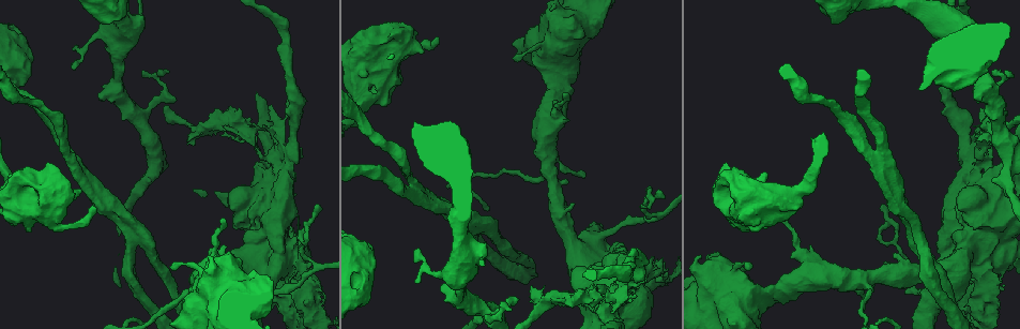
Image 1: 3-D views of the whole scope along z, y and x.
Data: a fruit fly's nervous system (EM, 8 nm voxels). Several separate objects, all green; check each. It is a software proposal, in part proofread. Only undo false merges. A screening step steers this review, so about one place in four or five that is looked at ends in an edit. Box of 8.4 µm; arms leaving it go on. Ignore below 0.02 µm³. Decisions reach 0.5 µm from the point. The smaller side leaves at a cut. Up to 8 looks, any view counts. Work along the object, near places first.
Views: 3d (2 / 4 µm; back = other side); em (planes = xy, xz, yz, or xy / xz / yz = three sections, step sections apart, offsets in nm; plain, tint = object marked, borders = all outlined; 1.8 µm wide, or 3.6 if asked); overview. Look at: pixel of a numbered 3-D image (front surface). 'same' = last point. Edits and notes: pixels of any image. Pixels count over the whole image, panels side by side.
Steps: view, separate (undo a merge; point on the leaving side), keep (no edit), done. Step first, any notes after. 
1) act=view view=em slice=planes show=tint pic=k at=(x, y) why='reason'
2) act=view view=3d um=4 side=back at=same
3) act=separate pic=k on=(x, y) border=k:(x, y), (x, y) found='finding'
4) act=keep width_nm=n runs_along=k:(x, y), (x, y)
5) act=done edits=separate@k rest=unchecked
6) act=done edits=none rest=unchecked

act=view view=3d um=4 pic=1 at=(292, 312) why='branch point'

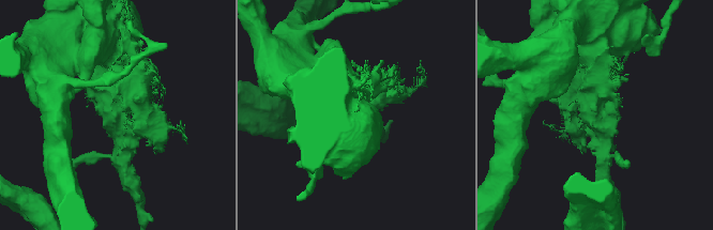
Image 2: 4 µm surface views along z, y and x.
act=view view=em slice=planes show=tint pic=2 at=(590, 112) arms=3 arm_widths_nm=240,280,400 why='need the tissue'

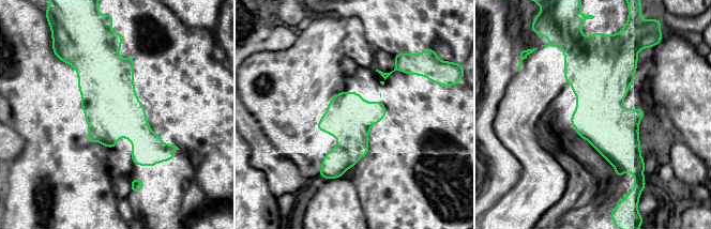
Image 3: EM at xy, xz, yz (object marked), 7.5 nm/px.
act=keep width_nm=360 found='continuous, no second neuron'

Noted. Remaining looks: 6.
act=view view=3d um=4 pic=1 at=(276, 234) why='touches itself'

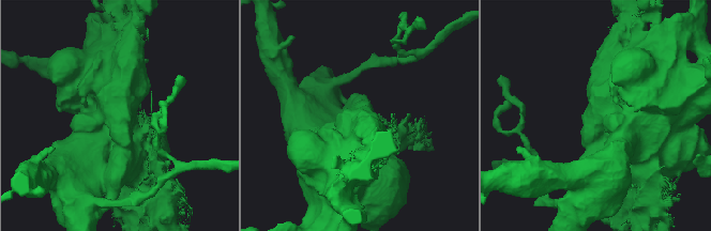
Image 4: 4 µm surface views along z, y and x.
act=view view=em um=3.6 slice=planes show=tint pic=4 at=(122, 120) why='need the tissue'

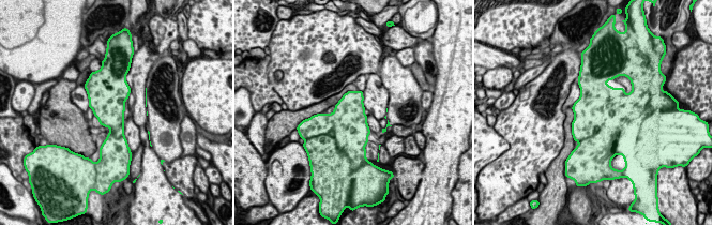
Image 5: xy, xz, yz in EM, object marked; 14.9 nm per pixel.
act=keep width_nm=500 found='continuous, no second neuron'

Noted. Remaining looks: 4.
act=view view=em slice=planes show=plain pic=1 at=(280, 133) why='abrupt turn'

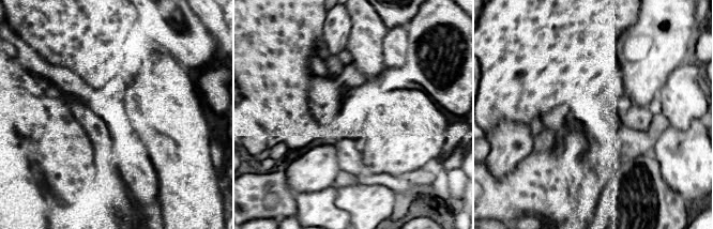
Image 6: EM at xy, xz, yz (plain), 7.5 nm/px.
act=view view=em slice=planes show=borders at=same

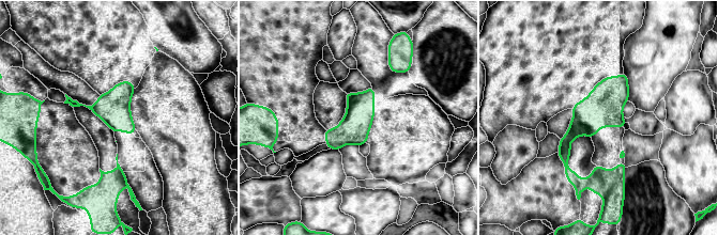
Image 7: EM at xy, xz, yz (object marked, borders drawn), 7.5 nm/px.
act=keep width_nm=220 runs_along=7:(623, 76), (565, 141), (566, 169), (593, 184) found='continuous, no second neuron'

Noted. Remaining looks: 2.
act=done edits=none rest=unchecked

